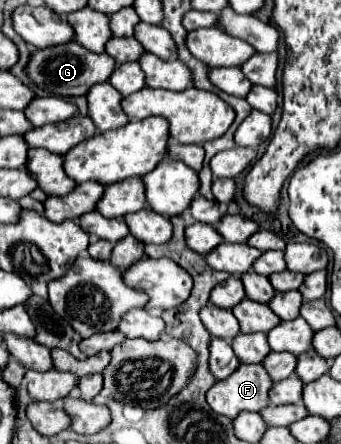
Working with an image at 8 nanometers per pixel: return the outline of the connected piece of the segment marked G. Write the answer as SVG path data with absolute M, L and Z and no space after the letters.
M71 41L69 45L57 45L49 49L41 49L31 55L31 61L27 65L27 75L41 87L47 89L59 97L73 97L73 95L87 95L87 91L95 83L109 81L111 73L115 71L115 61L107 53L91 53L83 45Z

